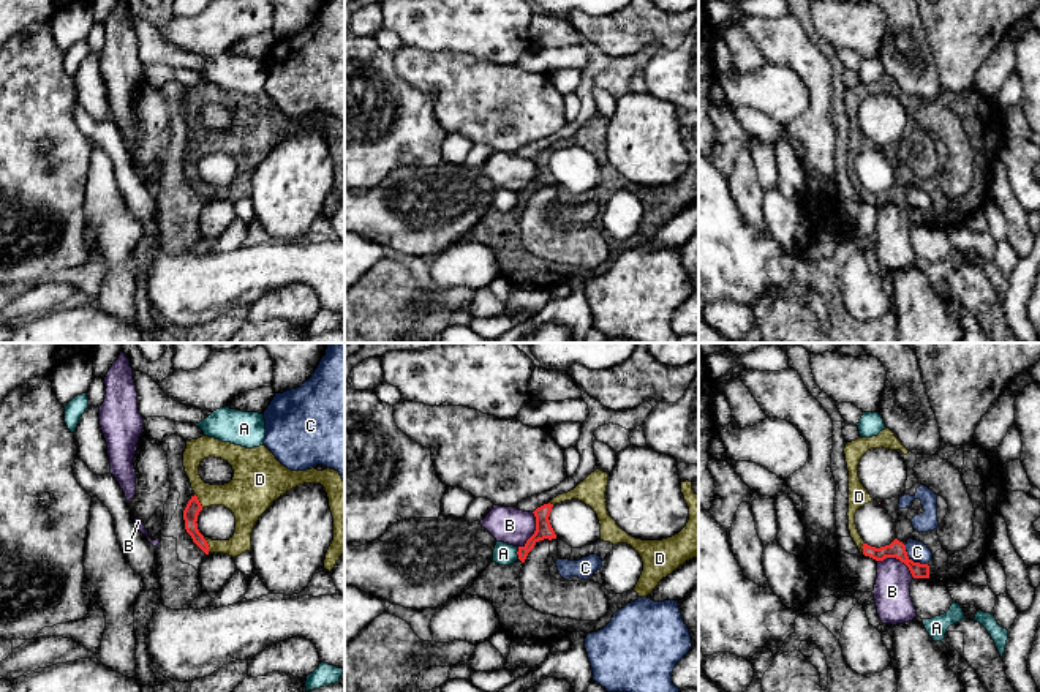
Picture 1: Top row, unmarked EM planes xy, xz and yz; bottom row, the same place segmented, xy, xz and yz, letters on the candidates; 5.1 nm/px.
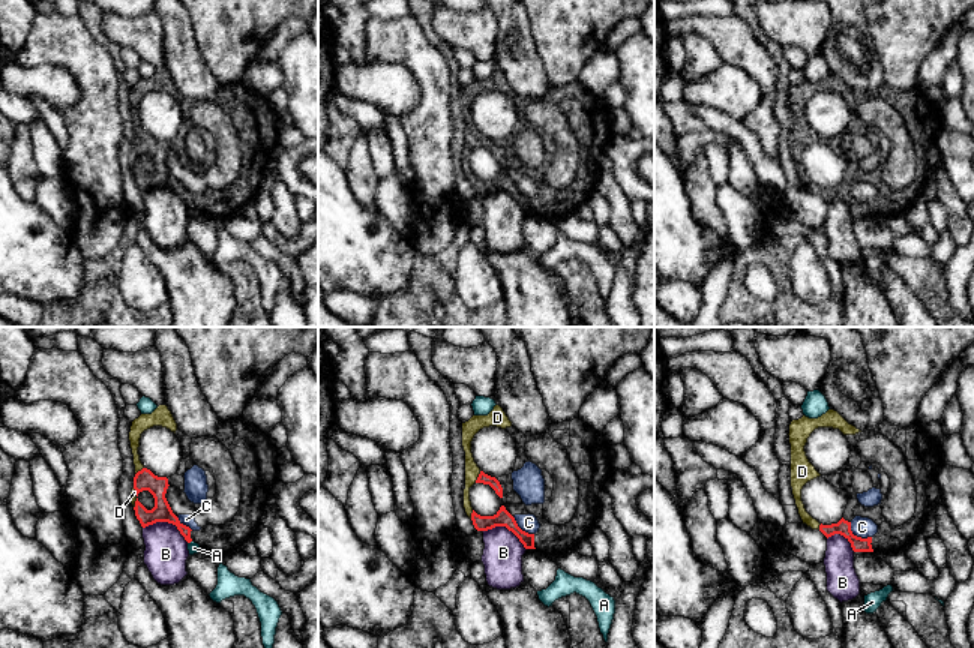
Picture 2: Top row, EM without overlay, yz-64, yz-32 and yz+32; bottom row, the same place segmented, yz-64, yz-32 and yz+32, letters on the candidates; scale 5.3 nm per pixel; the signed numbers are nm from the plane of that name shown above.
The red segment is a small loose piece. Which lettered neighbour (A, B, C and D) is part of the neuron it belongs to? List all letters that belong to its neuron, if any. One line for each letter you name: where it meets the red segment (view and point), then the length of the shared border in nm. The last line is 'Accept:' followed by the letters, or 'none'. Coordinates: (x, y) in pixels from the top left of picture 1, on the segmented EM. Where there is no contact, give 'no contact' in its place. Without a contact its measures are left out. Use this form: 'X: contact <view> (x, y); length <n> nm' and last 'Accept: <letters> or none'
D: contact xy (207, 545); length 90 nm
Accept: D

